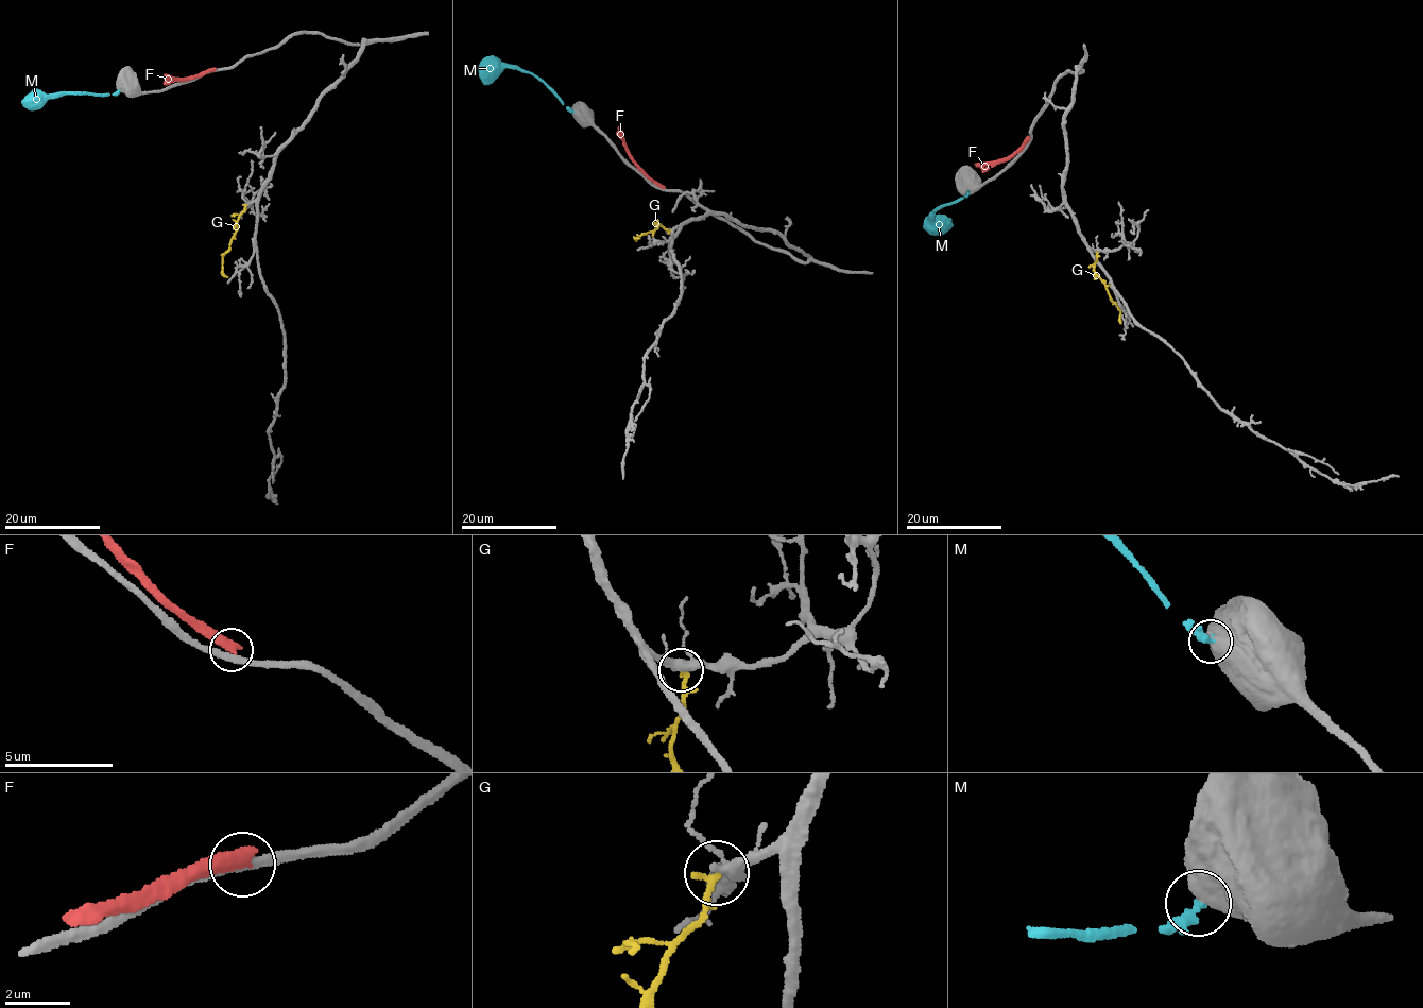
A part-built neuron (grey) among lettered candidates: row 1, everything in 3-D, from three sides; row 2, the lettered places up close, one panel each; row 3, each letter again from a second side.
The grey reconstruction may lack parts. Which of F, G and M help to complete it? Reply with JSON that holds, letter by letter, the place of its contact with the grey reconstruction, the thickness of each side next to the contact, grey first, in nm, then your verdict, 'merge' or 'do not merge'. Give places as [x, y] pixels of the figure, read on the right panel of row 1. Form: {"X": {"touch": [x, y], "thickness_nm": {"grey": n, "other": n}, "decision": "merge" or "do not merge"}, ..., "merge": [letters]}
{"F": {"touch": [1029, 138], "thickness_nm": {"grey": 280, "other": 500}, "decision": "do not merge"}, "G": {"touch": [1096, 252], "thickness_nm": {"grey": 320, "other": 150}, "decision": "do not merge"}, "M": {"touch": [967, 191], "thickness_nm": {"grey": 900, "other": 320}, "decision": "do not merge"}, "merge": []}

